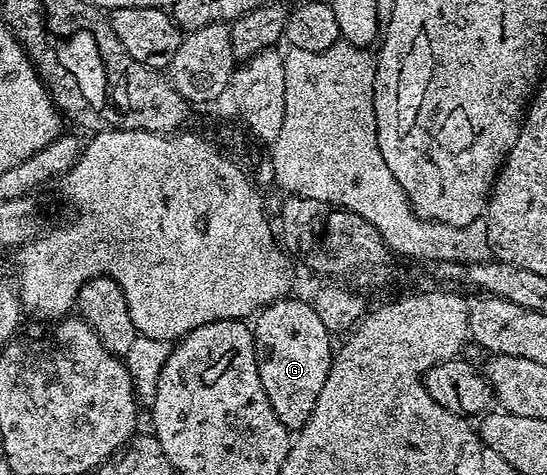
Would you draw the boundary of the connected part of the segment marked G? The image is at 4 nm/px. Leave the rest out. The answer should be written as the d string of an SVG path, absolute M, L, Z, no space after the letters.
M289 295L260 310L255 314L251 331L256 340L256 362L258 375L262 379L262 391L266 391L266 399L270 399L270 407L274 407L274 415L278 415L280 422L290 431L299 431L310 419L314 403L318 403L318 395L322 395L326 375L330 375L334 356L333 334L329 333L326 323L318 319L315 304L308 302L307 305L299 301L296 295Z

